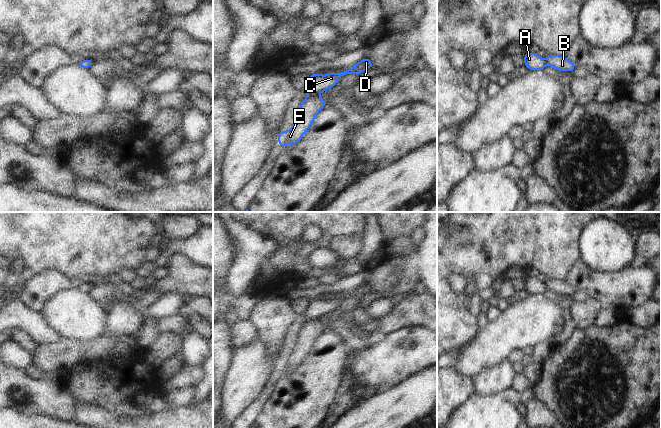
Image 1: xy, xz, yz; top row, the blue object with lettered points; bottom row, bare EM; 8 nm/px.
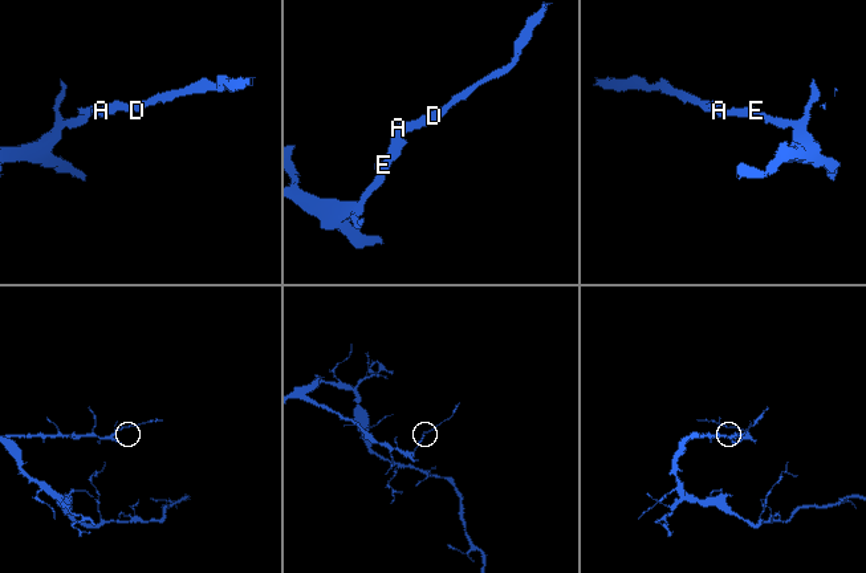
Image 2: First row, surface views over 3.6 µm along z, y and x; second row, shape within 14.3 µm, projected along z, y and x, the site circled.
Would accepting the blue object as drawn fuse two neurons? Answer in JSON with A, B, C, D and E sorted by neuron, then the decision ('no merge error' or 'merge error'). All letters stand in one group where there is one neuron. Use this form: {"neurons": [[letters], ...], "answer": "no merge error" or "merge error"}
{"neurons": [["A", "C", "D"], ["B", "E"]], "answer": "merge error"}

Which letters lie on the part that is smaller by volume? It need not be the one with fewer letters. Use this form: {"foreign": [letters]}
{"foreign": ["A", "C", "D"]}

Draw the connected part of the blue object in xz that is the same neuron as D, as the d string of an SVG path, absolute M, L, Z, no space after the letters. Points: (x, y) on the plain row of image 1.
M365 281L362 285L355 288L351 293L346 293L341 297L329 296L326 300L323 300L320 297L315 297L310 299L310 304L303 314L308 319L308 321L312 321L335 310L340 300L344 300L346 298L361 299L365 293L370 291L374 292L372 285Z

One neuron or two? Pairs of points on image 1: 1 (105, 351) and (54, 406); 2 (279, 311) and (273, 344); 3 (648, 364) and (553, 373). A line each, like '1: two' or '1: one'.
1: one
2: one
3: one

